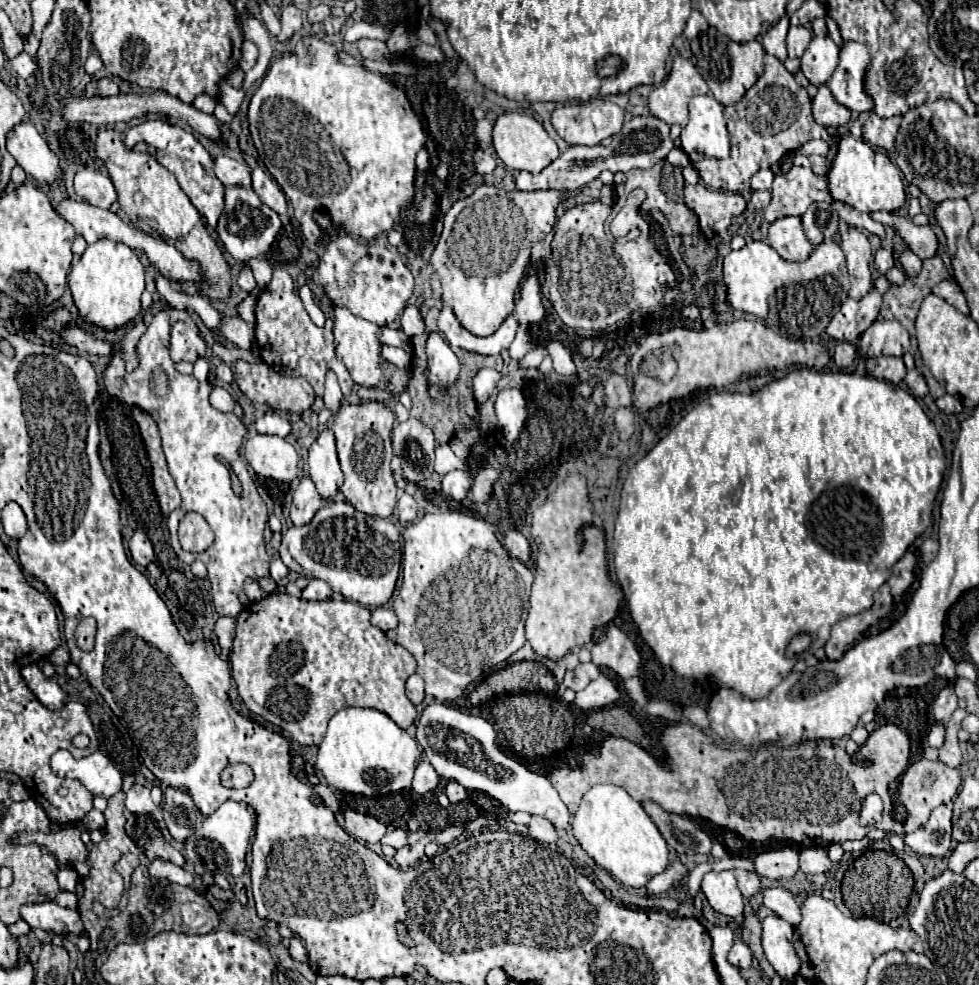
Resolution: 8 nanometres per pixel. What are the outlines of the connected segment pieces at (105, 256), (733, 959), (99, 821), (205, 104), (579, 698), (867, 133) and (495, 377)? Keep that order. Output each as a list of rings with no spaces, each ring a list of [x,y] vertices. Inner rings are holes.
[[[100,239],[88,245],[80,261],[70,271],[70,291],[80,315],[104,329],[116,329],[140,313],[140,295],[144,291],[144,265],[136,251],[124,243]]]
[[[736,941],[728,953],[728,961],[740,969],[748,969],[752,965],[752,953],[748,945],[742,941]]]
[[[92,809],[92,811],[82,819],[82,823],[88,827],[88,831],[92,831],[92,829],[102,829],[102,827],[104,827],[104,815],[102,815],[100,811]]]
[[[198,95],[192,103],[198,111],[206,113],[206,115],[212,115],[214,113],[214,107],[216,107],[216,99],[214,97],[206,97],[206,95]]]
[[[600,675],[596,681],[592,681],[586,689],[576,693],[574,705],[580,709],[596,709],[596,707],[608,707],[614,705],[616,701],[620,701],[620,691],[616,689],[616,685],[606,677]]]
[[[868,113],[866,121],[862,125],[862,135],[864,139],[874,145],[874,147],[882,147],[886,151],[894,149],[894,139],[898,133],[902,117],[890,117],[890,119],[882,119],[876,113]]]
[[[480,369],[474,379],[472,379],[472,387],[474,387],[474,397],[476,403],[484,403],[490,399],[490,395],[494,393],[498,381],[500,381],[500,373],[496,369]]]

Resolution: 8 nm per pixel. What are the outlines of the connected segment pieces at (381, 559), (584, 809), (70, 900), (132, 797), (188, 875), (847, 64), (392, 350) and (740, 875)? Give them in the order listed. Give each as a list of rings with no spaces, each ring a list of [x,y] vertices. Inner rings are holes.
[[[348,501],[326,503],[308,525],[290,527],[282,535],[279,555],[283,563],[302,576],[326,581],[334,593],[364,607],[382,607],[390,601],[400,571],[400,531],[380,517],[358,513]]]
[[[594,785],[582,797],[580,809],[574,813],[572,833],[596,865],[606,869],[626,887],[646,887],[646,883],[662,873],[670,863],[668,845],[658,827],[646,815],[642,805],[618,785]]]
[[[60,891],[54,901],[60,907],[68,907],[68,909],[76,909],[78,907],[78,897],[76,897],[76,893],[70,893],[70,891]]]
[[[136,783],[126,793],[126,809],[132,811],[132,813],[152,813],[154,803],[152,803],[152,797],[150,797],[150,789]]]
[[[154,859],[148,867],[150,875],[156,877],[156,879],[168,879],[172,883],[178,883],[178,885],[192,885],[194,883],[194,877],[192,877],[192,871],[188,869],[182,869],[166,859]]]
[[[844,41],[840,47],[840,63],[828,81],[838,103],[850,111],[872,111],[874,99],[866,91],[866,67],[870,63],[868,47],[858,41]]]
[[[390,345],[382,347],[382,359],[400,367],[400,369],[406,365],[406,353],[402,349],[396,349],[396,347],[390,347]]]
[[[734,869],[734,873],[736,873],[736,881],[738,881],[738,887],[744,897],[752,897],[762,889],[760,877],[756,873],[750,873],[744,869]]]

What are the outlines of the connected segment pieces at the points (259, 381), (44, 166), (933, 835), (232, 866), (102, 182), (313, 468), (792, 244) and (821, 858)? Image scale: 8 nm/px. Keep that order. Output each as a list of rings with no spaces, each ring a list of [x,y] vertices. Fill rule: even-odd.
[[[236,361],[234,363],[234,375],[236,375],[236,383],[240,387],[240,391],[258,403],[268,405],[270,409],[276,411],[284,411],[284,413],[296,413],[302,415],[304,411],[308,411],[314,403],[314,391],[310,387],[310,383],[304,377],[286,377],[278,371],[274,371],[272,367],[268,367],[266,363],[248,363],[248,361]]]
[[[16,125],[10,131],[6,147],[16,159],[16,163],[26,171],[26,175],[38,181],[40,185],[52,185],[54,181],[60,181],[60,159],[48,149],[48,143],[40,137],[34,125]]]
[[[944,805],[936,807],[930,813],[930,819],[916,829],[914,833],[908,833],[904,841],[922,855],[928,857],[946,857],[950,851],[950,827],[952,827],[952,811]]]
[[[226,801],[222,803],[210,817],[204,819],[204,823],[186,839],[184,849],[186,857],[190,861],[200,863],[212,873],[222,873],[222,875],[232,875],[238,877],[242,875],[246,863],[246,851],[250,847],[252,831],[256,825],[256,813],[252,807],[246,803],[236,803],[236,801]]]
[[[78,171],[74,177],[74,189],[84,201],[102,209],[108,209],[114,201],[118,201],[118,191],[112,179],[100,171]]]
[[[324,429],[318,439],[312,443],[308,451],[308,465],[310,465],[310,477],[316,483],[318,493],[322,493],[324,501],[334,497],[338,487],[344,481],[344,475],[338,465],[336,455],[336,443],[334,443],[334,431]]]
[[[782,217],[782,221],[774,221],[768,229],[766,243],[786,261],[804,261],[814,249],[802,231],[800,217]]]
[[[808,847],[800,851],[800,871],[804,873],[828,873],[832,871],[832,861],[820,847]]]

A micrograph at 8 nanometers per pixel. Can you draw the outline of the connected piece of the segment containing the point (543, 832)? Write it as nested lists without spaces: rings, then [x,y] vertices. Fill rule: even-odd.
[[[532,815],[532,817],[530,817],[528,829],[530,829],[530,837],[536,839],[538,843],[554,843],[556,837],[558,837],[554,825],[552,825],[548,819],[538,817],[538,815]]]

